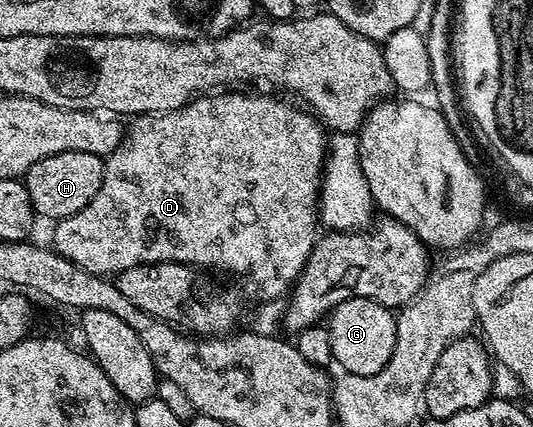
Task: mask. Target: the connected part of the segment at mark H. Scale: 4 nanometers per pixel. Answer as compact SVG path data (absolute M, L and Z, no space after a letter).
M62 151L58 155L50 155L46 159L38 159L30 171L23 175L23 183L30 195L30 203L37 214L49 217L52 223L64 217L74 215L98 195L98 187L102 187L105 158L86 151Z

